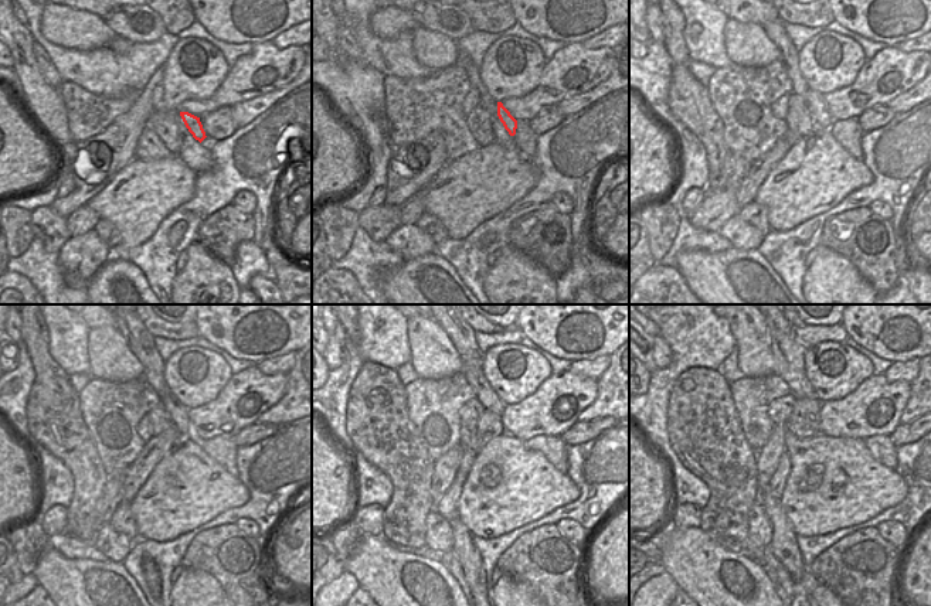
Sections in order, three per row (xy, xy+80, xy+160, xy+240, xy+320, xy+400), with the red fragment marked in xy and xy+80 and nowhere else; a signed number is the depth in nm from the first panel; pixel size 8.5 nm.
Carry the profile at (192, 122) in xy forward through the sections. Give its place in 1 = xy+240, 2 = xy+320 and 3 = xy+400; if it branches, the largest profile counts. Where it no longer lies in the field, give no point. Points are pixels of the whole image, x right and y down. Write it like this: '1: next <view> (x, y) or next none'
1: next xy+240 (179, 414)
2: next xy+320 (472, 361)
3: next xy+400 (788, 354)

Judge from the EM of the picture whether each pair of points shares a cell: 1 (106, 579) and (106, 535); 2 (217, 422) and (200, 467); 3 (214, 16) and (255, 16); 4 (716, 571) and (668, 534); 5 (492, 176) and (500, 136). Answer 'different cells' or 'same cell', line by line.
1: different cells
2: different cells
3: same cell
4: same cell
5: different cells

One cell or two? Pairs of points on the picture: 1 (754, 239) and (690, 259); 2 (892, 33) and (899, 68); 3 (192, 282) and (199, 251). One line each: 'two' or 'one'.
1: two
2: two
3: one

